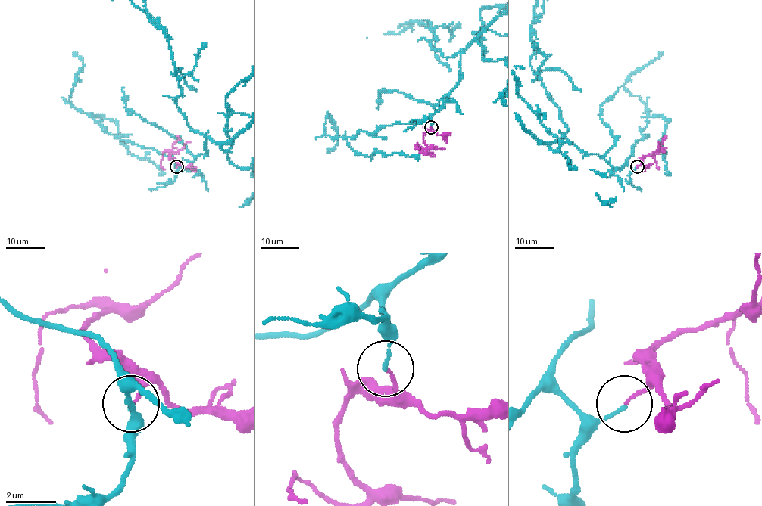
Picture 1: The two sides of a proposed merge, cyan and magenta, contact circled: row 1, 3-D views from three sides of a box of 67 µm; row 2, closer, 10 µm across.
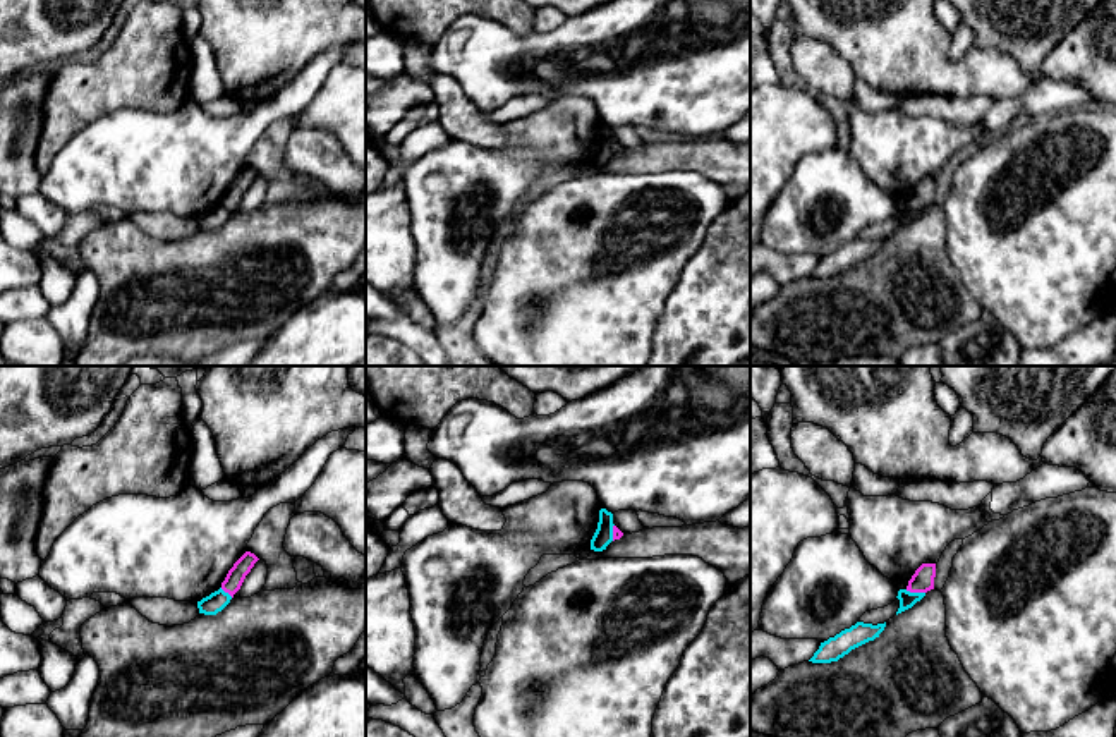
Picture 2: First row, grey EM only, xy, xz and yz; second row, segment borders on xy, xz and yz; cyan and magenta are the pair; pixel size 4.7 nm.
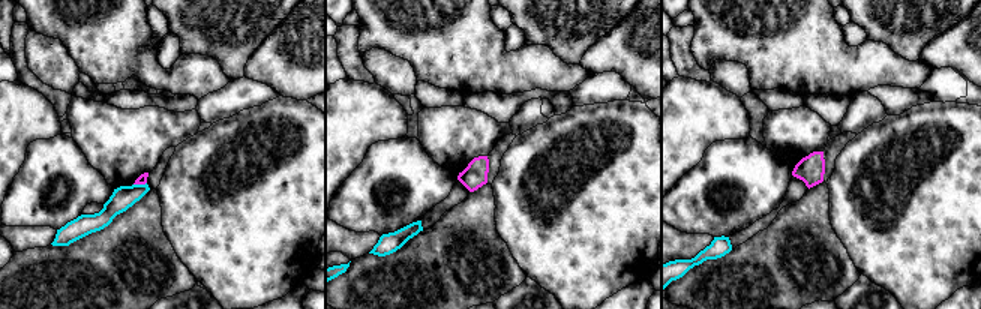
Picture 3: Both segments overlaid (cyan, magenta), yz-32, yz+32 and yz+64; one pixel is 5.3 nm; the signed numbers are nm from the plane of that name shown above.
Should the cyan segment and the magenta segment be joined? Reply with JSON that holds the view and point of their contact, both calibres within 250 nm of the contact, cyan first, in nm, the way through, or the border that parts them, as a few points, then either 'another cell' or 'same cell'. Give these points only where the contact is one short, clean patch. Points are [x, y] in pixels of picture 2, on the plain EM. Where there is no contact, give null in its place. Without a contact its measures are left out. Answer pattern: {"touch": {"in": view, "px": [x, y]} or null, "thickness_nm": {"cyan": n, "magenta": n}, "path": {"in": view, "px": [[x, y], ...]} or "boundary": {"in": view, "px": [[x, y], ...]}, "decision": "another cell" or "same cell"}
{"touch": {"in": "yz", "px": [915, 208]}, "thickness_nm": {"cyan": 80, "magenta": 110}, "boundary": {"in": "yz", "px": [[905, 205], [924, 208]]}, "decision": "another cell"}

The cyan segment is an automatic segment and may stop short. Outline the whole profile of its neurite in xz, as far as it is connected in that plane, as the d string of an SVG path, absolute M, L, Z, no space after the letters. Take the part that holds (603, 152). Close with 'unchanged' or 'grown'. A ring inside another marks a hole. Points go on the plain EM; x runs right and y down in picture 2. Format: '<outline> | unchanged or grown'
M606 124L599 125L597 144L591 155L591 165L603 167L613 156L613 129Z | unchanged

